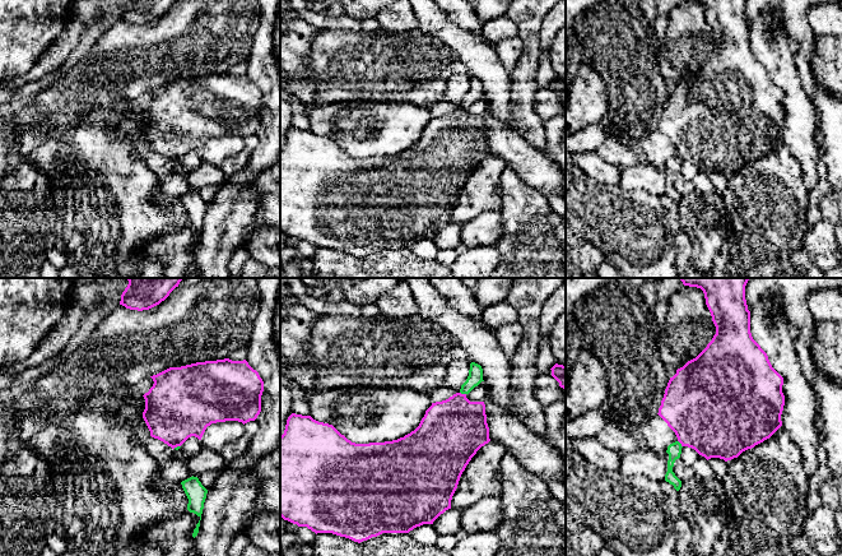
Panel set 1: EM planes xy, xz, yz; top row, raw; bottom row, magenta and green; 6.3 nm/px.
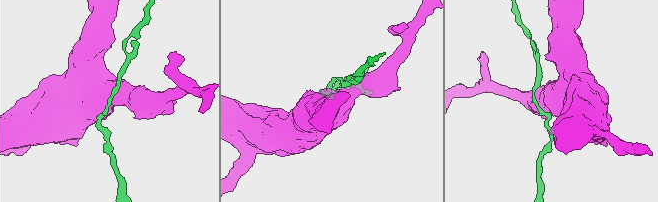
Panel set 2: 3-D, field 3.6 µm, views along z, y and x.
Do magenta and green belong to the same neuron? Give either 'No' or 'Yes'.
No

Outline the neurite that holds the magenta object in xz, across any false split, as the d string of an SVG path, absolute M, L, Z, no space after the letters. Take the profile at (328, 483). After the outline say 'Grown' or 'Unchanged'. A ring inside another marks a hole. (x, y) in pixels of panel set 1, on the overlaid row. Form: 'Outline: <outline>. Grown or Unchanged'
Outline: M461 393L432 403L414 431L385 443L355 444L332 425L292 413L280 436L280 516L316 534L332 533L358 543L382 533L409 533L423 524L433 524L451 509L462 472L476 451L489 441L484 402L470 402Z. Unchanged

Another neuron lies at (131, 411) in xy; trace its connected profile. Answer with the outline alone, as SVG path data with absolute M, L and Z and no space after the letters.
M144 397L129 398L117 413L118 418L130 423L135 430L135 439L138 443L143 444L143 435L150 435L150 431L143 418L143 412L145 409Z

